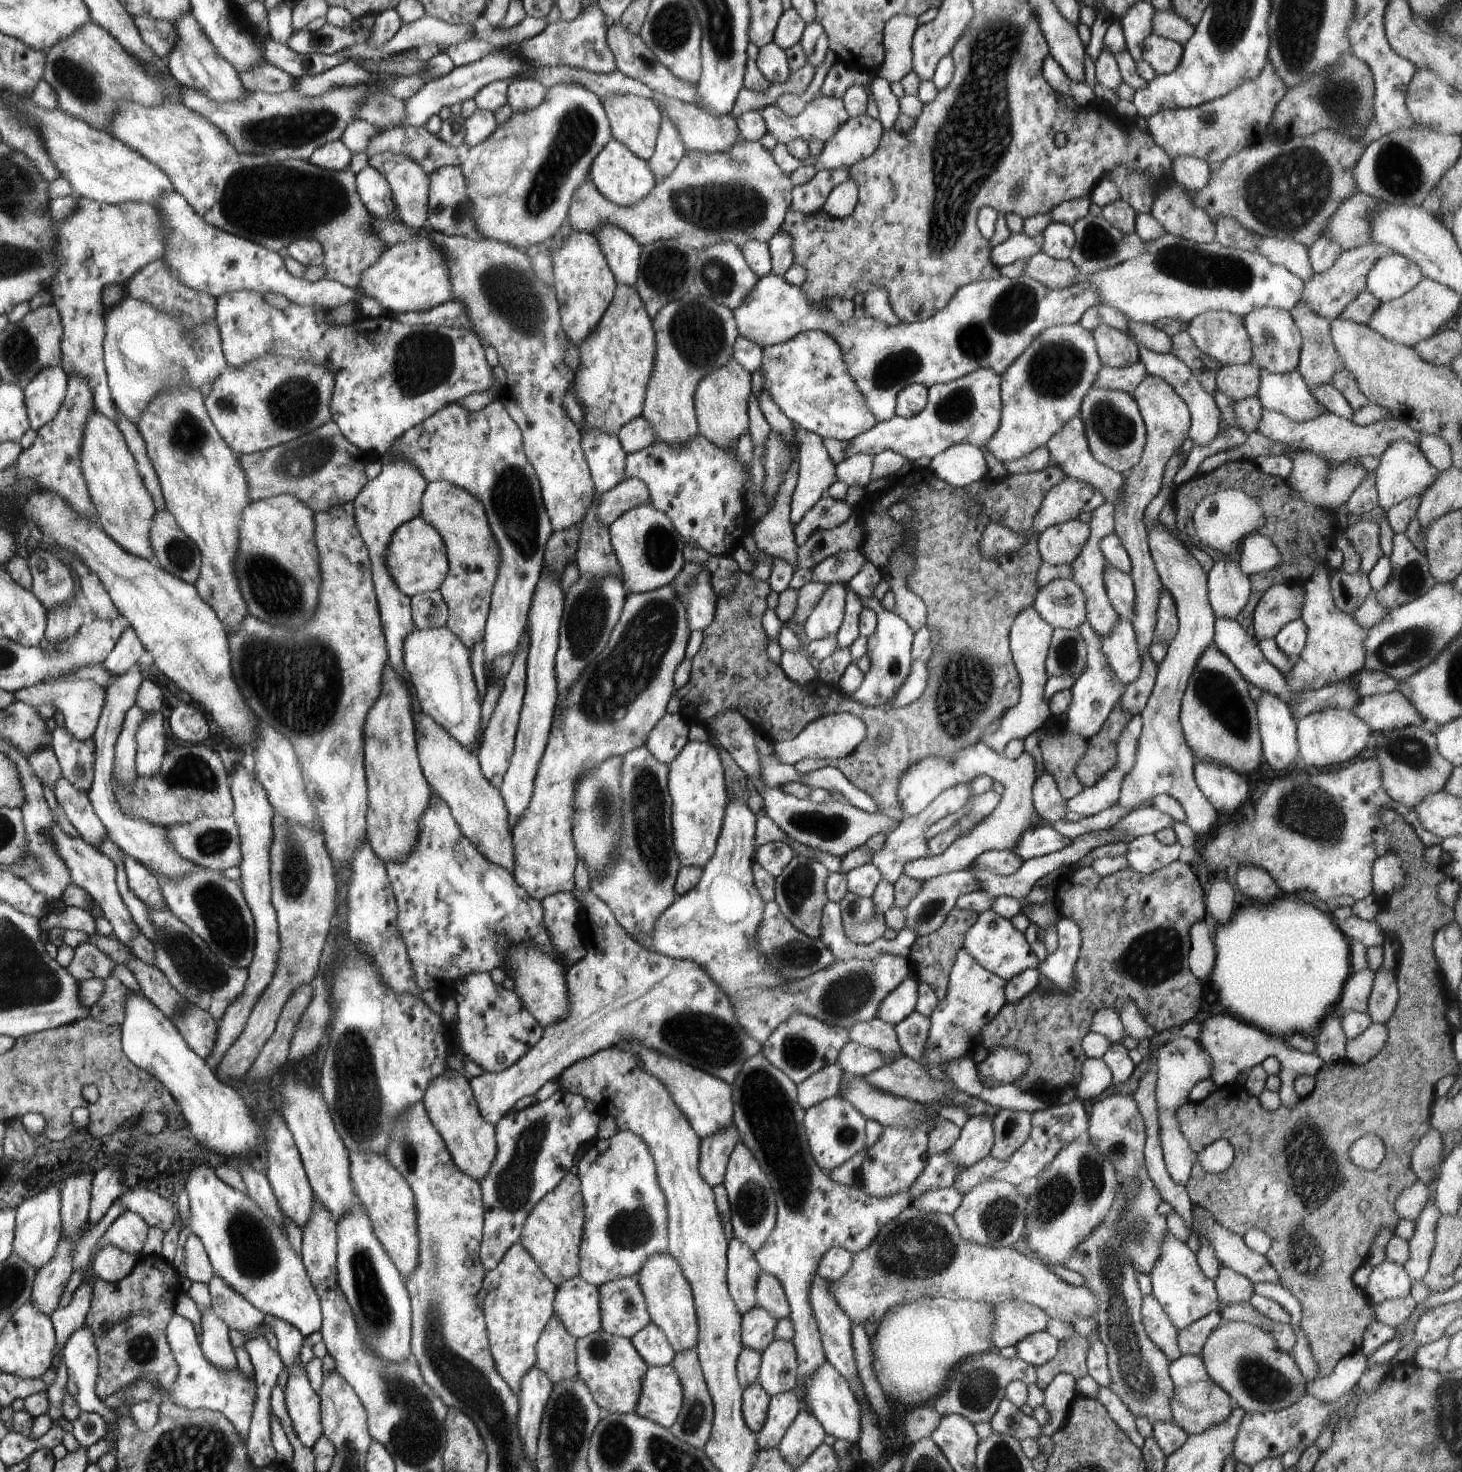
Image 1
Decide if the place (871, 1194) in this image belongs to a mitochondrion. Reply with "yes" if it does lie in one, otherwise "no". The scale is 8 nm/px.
no

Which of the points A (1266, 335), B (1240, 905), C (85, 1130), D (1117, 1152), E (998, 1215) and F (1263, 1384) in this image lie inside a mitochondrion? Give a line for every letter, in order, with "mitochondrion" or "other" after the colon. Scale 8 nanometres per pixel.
A: mitochondrion
B: other
C: other
D: mitochondrion
E: mitochondrion
F: mitochondrion

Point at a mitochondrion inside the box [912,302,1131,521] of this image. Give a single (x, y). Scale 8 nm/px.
(1056, 367)

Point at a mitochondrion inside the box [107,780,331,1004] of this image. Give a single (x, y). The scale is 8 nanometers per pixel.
(224, 920)

